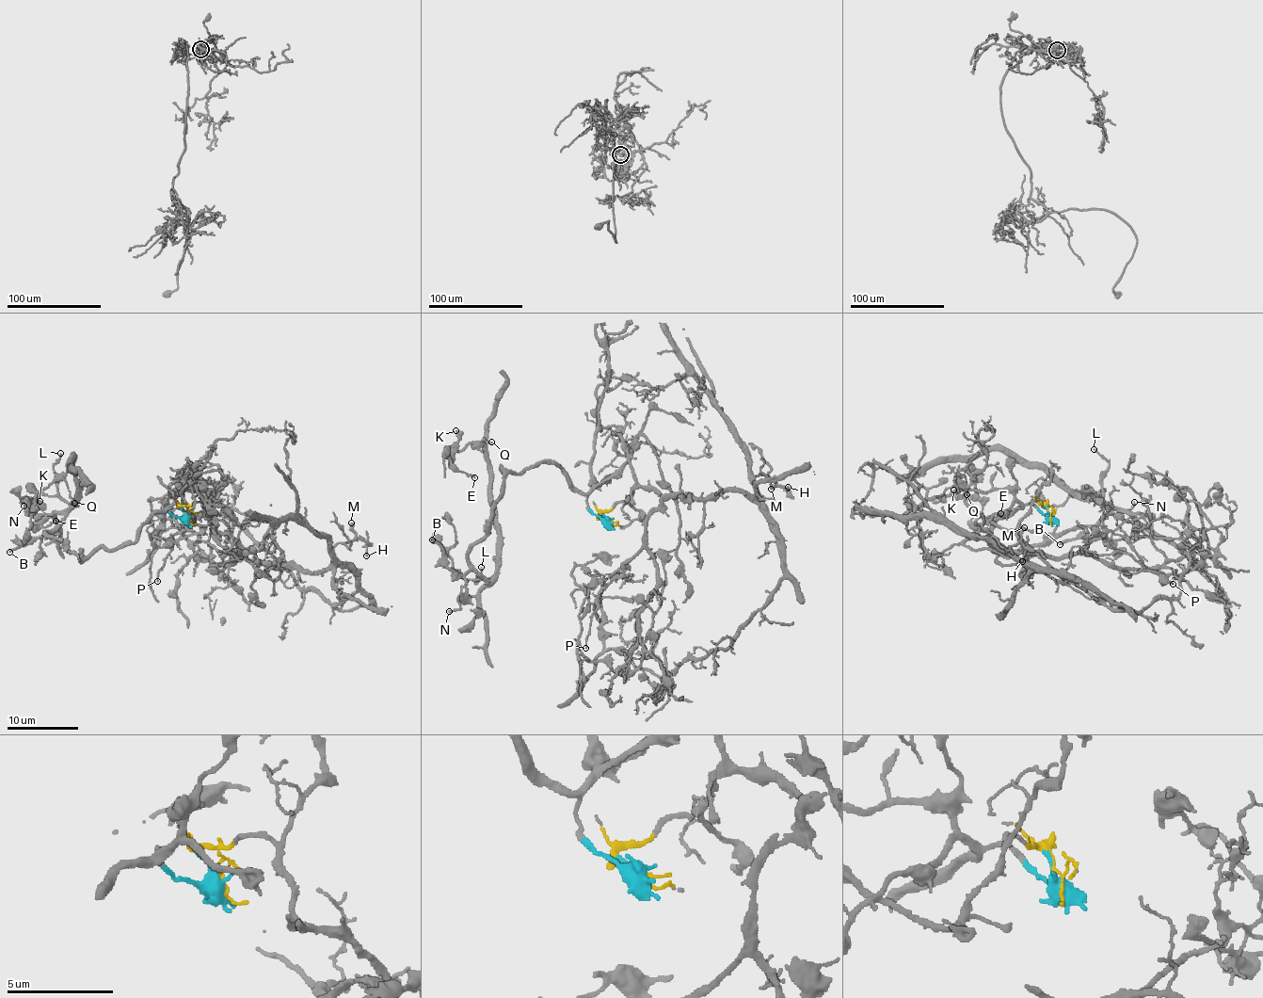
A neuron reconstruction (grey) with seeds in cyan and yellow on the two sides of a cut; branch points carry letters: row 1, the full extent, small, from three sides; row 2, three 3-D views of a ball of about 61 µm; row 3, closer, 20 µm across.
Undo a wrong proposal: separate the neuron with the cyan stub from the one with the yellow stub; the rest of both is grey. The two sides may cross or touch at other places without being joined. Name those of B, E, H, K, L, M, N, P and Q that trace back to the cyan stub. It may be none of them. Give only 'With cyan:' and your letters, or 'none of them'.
With cyan: B, E, K, L, N, Q

